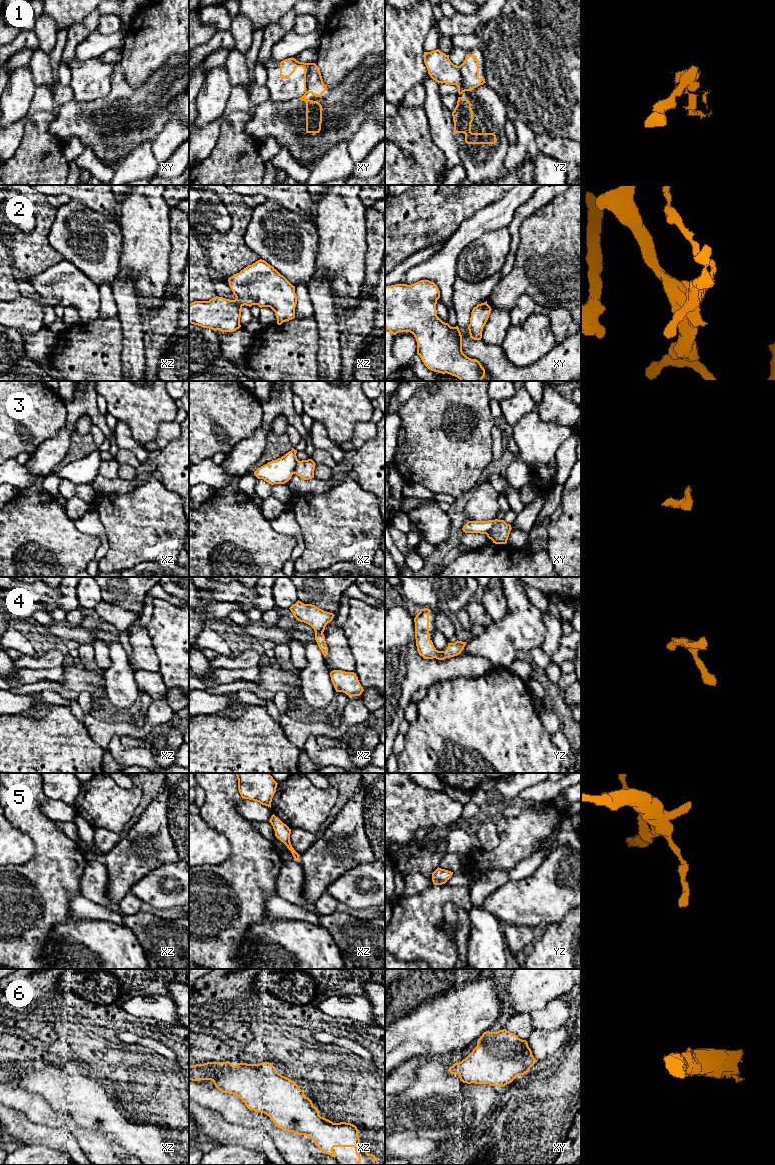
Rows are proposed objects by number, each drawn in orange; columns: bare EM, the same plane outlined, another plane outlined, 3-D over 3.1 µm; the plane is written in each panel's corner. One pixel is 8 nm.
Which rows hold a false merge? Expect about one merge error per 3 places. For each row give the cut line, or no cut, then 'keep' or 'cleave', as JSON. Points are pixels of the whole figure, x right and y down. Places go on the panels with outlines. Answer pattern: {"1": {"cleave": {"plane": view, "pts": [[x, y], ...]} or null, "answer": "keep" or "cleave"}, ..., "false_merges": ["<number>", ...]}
{"1": {"cleave": {"plane": "xy", "pts": [[314, 63], [307, 75], [307, 91], [305, 93]]}, "answer": "cleave"}, "2": {"cleave": null, "answer": "keep"}, "3": {"cleave": {"plane": "xy", "pts": [[494, 520], [493, 527], [486, 534]]}, "answer": "cleave"}, "4": {"cleave": null, "answer": "keep"}, "5": {"cleave": null, "answer": "keep"}, "6": {"cleave": null, "answer": "keep"}, "false_merges": ["1", "3"]}

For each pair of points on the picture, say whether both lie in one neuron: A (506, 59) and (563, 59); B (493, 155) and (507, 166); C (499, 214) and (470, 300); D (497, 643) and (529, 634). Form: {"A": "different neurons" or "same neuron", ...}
{"A": "same neuron", "B": "different neurons", "C": "different neurons", "D": "same neuron"}

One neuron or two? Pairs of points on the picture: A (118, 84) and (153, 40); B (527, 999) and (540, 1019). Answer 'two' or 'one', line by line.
A: two
B: two

